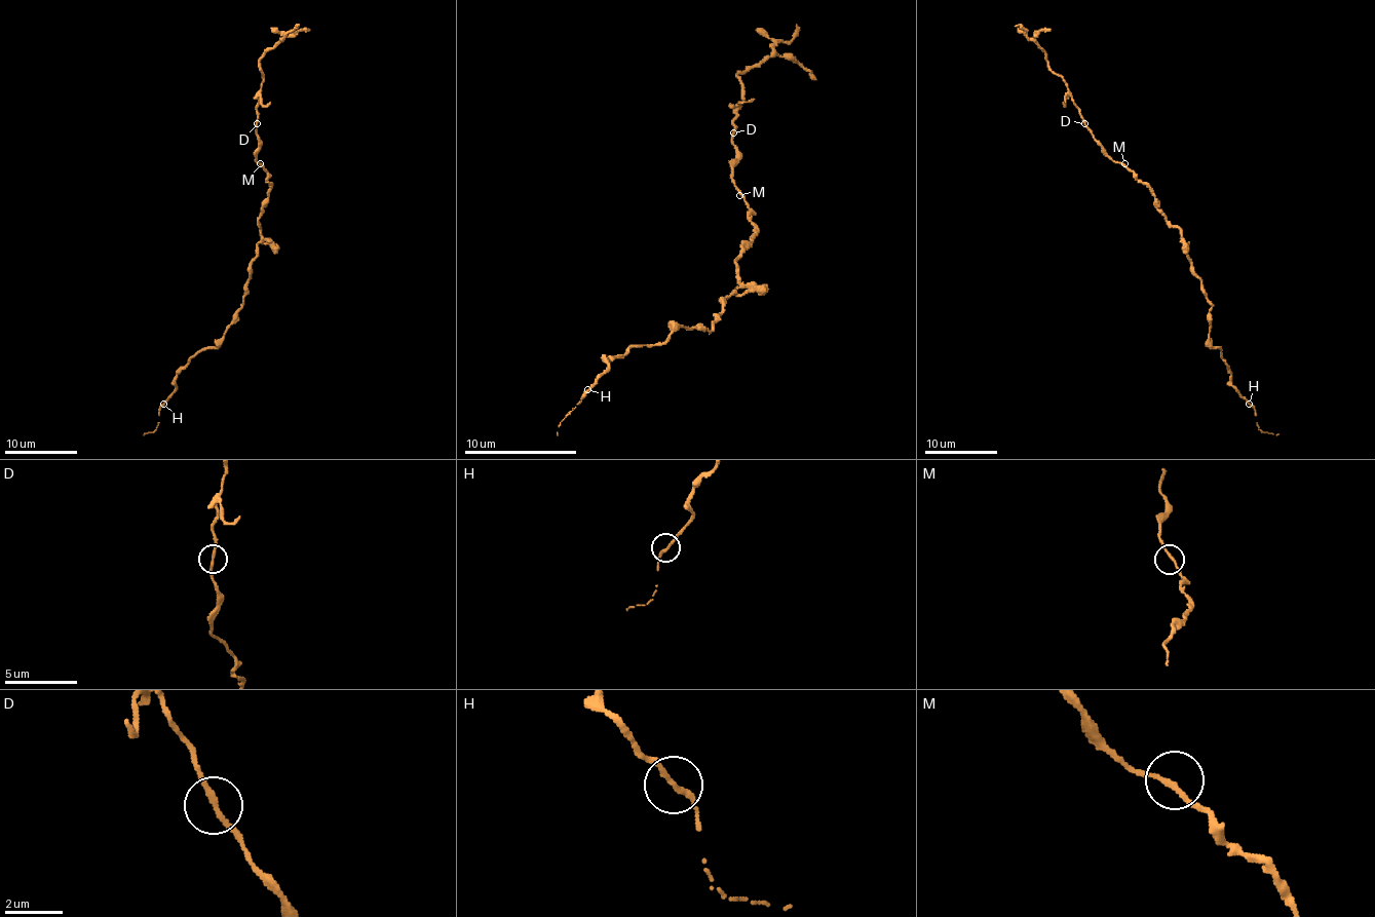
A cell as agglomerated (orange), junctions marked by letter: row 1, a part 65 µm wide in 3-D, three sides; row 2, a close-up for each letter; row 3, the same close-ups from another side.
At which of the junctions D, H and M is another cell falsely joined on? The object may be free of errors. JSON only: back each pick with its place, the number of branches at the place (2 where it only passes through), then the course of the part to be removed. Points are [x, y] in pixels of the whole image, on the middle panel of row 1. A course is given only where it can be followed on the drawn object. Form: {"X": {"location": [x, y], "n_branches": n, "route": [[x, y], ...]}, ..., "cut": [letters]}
{"D": {"location": [733, 132], "n_branches": 2, "route": [[733, 134], [742, 105], [739, 74], [775, 54], [793, 58], [815, 80]]}, "cut": ["D"]}

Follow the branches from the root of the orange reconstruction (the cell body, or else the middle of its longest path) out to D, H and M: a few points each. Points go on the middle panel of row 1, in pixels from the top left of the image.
D: (739, 276), (736, 260), (751, 243), (754, 223), (748, 203), (733, 184), (736, 158), (733, 134)
H: (739, 276), (711, 330), (678, 328), (663, 341), (636, 344), (624, 355), (604, 361), (607, 370), (587, 389)
M: (739, 276), (736, 260), (751, 243), (754, 232), (751, 209), (739, 195)

